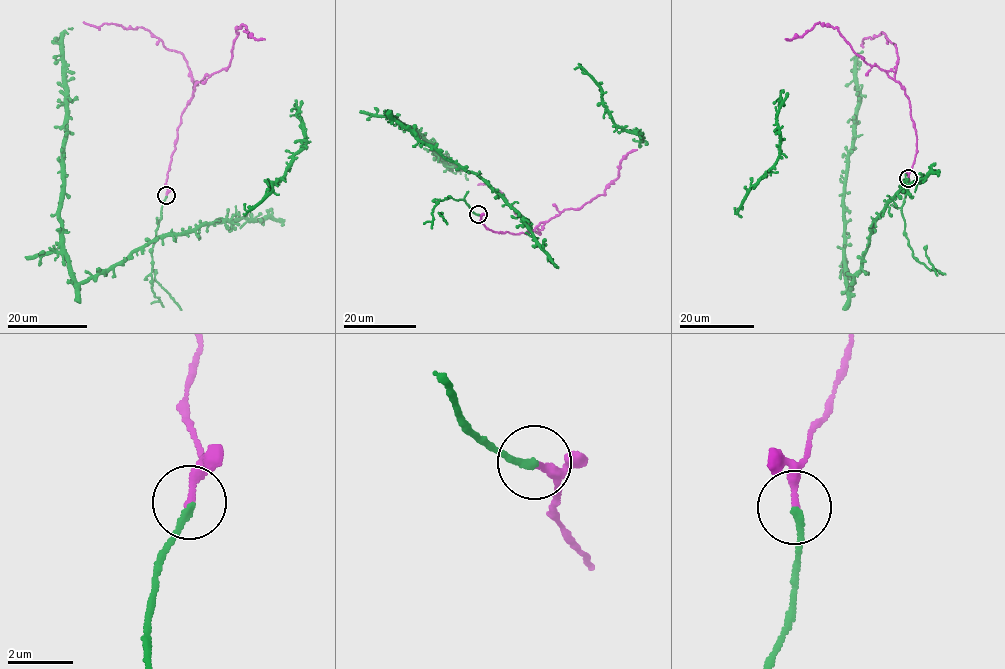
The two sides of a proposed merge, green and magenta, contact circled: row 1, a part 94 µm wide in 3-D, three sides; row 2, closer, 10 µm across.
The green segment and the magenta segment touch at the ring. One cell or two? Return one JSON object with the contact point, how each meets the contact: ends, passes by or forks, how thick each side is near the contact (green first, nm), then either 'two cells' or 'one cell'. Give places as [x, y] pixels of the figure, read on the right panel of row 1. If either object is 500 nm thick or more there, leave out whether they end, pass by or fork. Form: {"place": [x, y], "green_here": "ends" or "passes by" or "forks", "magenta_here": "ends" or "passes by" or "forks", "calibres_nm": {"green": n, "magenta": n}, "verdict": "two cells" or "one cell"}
{"place": [908, 178], "green_here": "ends", "magenta_here": "ends", "calibres_nm": {"green": 200, "magenta": 240}, "verdict": "one cell"}

